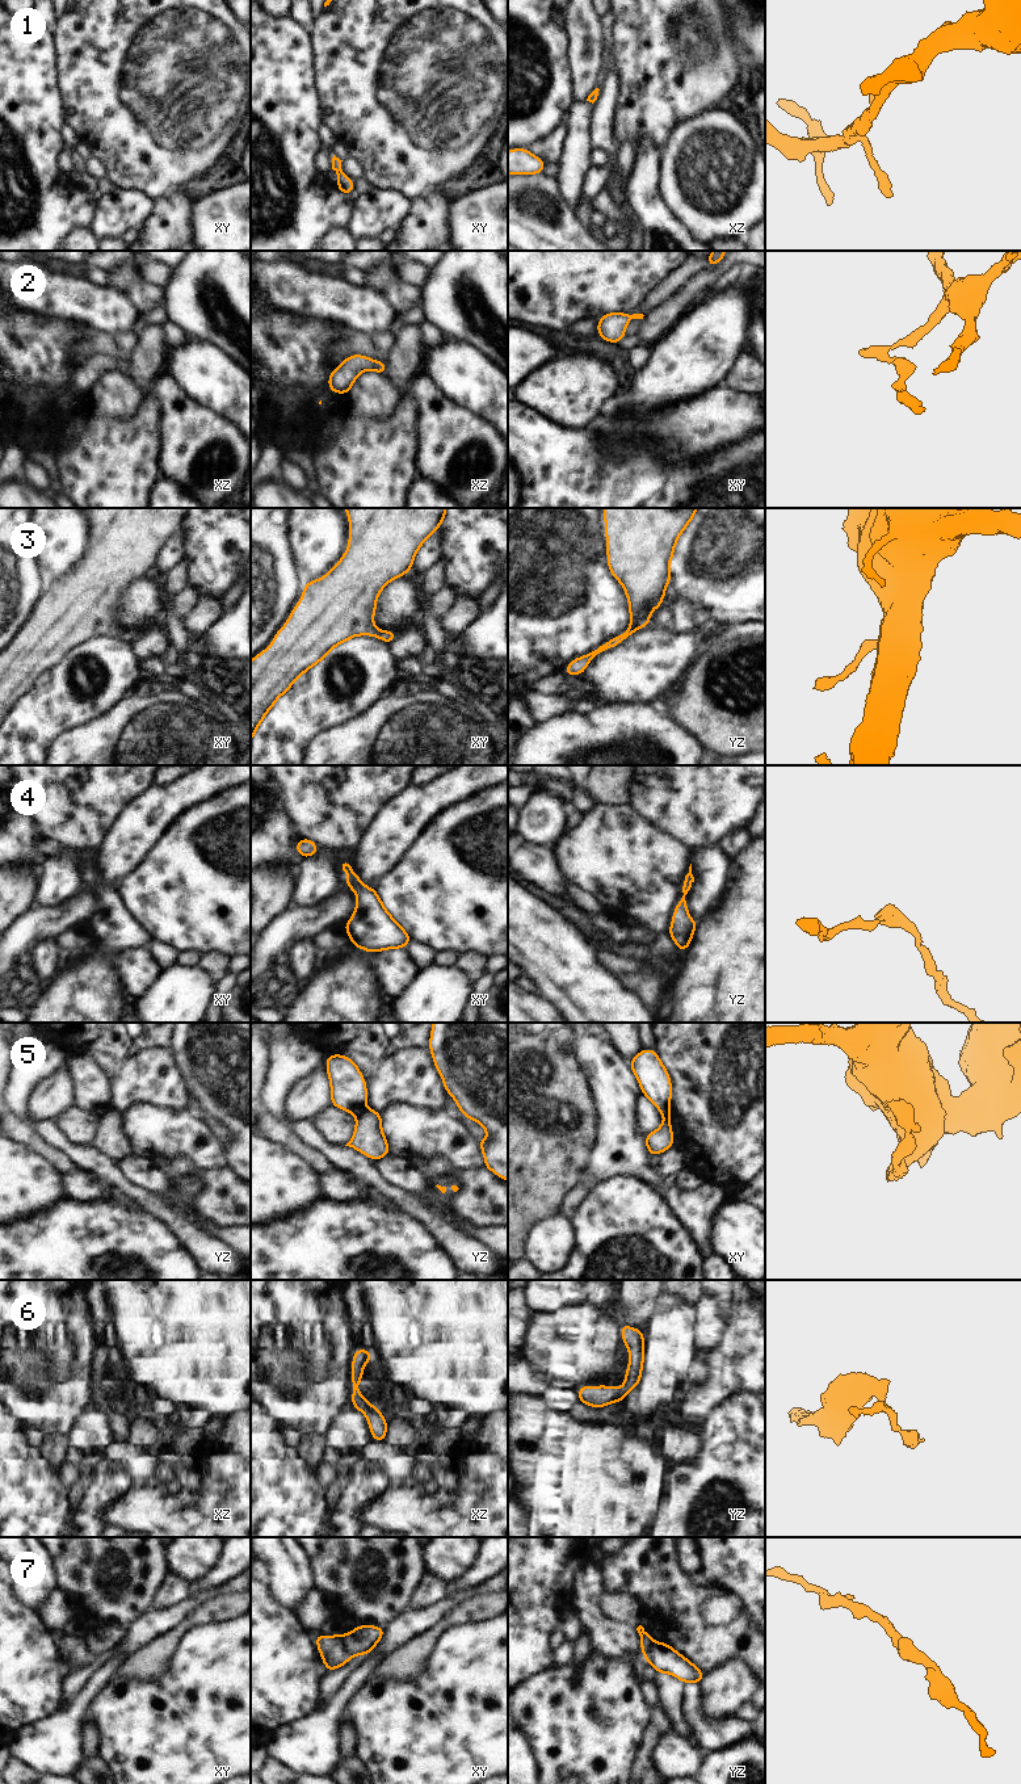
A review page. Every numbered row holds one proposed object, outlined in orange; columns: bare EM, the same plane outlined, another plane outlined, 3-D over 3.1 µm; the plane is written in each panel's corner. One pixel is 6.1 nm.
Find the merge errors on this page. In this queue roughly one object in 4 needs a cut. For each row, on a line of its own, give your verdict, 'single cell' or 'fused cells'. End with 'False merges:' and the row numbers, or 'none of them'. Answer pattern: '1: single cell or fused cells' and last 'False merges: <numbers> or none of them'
1: single cell
2: single cell
3: single cell
4: single cell
5: fused cells
6: single cell
7: fused cells
False merges: 5, 7

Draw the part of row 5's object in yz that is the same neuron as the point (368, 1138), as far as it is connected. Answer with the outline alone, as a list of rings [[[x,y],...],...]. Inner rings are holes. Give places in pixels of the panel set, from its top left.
[[[365,1109],[356,1117],[353,1137],[345,1145],[378,1162],[390,1154],[390,1146],[382,1128],[382,1115],[375,1109]]]

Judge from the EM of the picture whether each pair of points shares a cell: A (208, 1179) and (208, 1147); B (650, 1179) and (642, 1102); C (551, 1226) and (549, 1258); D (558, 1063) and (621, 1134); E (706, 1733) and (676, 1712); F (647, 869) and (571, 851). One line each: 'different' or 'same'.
A: different
B: different
C: same
D: different
E: different
F: same

